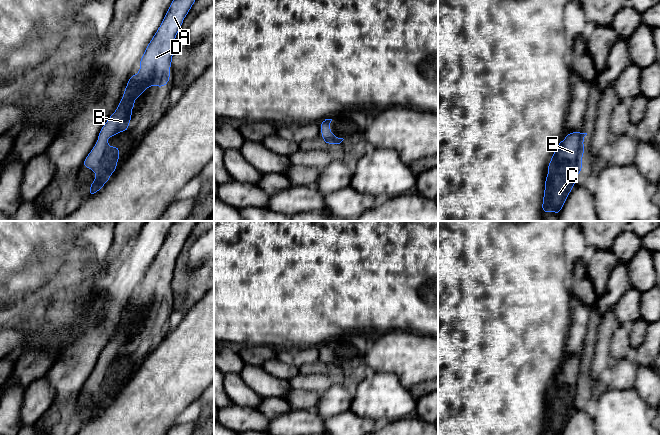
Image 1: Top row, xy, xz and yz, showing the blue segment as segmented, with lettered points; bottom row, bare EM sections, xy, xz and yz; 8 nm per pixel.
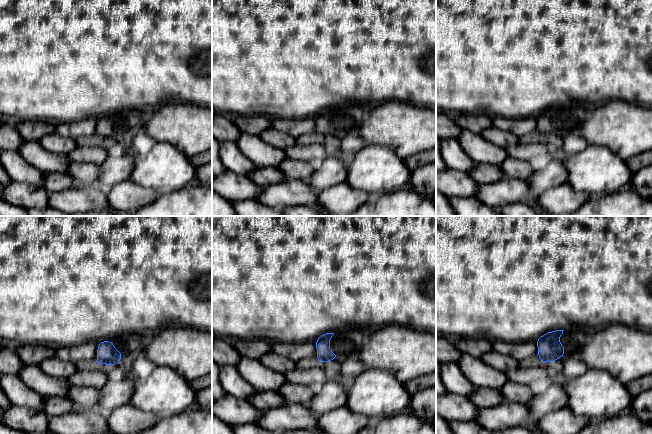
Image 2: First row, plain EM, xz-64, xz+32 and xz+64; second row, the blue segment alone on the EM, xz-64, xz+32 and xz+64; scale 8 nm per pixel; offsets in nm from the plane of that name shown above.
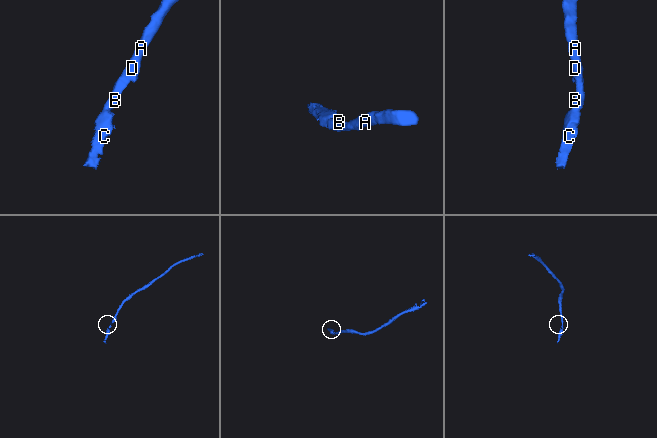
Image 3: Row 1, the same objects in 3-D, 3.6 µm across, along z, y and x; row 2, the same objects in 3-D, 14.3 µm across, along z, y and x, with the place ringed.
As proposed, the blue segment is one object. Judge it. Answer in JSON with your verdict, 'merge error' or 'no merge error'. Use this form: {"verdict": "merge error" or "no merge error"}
{"verdict": "no merge error"}

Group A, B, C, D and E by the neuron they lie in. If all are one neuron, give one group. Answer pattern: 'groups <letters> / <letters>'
groups A B C D E

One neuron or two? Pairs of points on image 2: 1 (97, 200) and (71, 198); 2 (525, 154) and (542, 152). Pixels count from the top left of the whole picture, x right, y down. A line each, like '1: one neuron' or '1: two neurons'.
1: one neuron
2: one neuron

